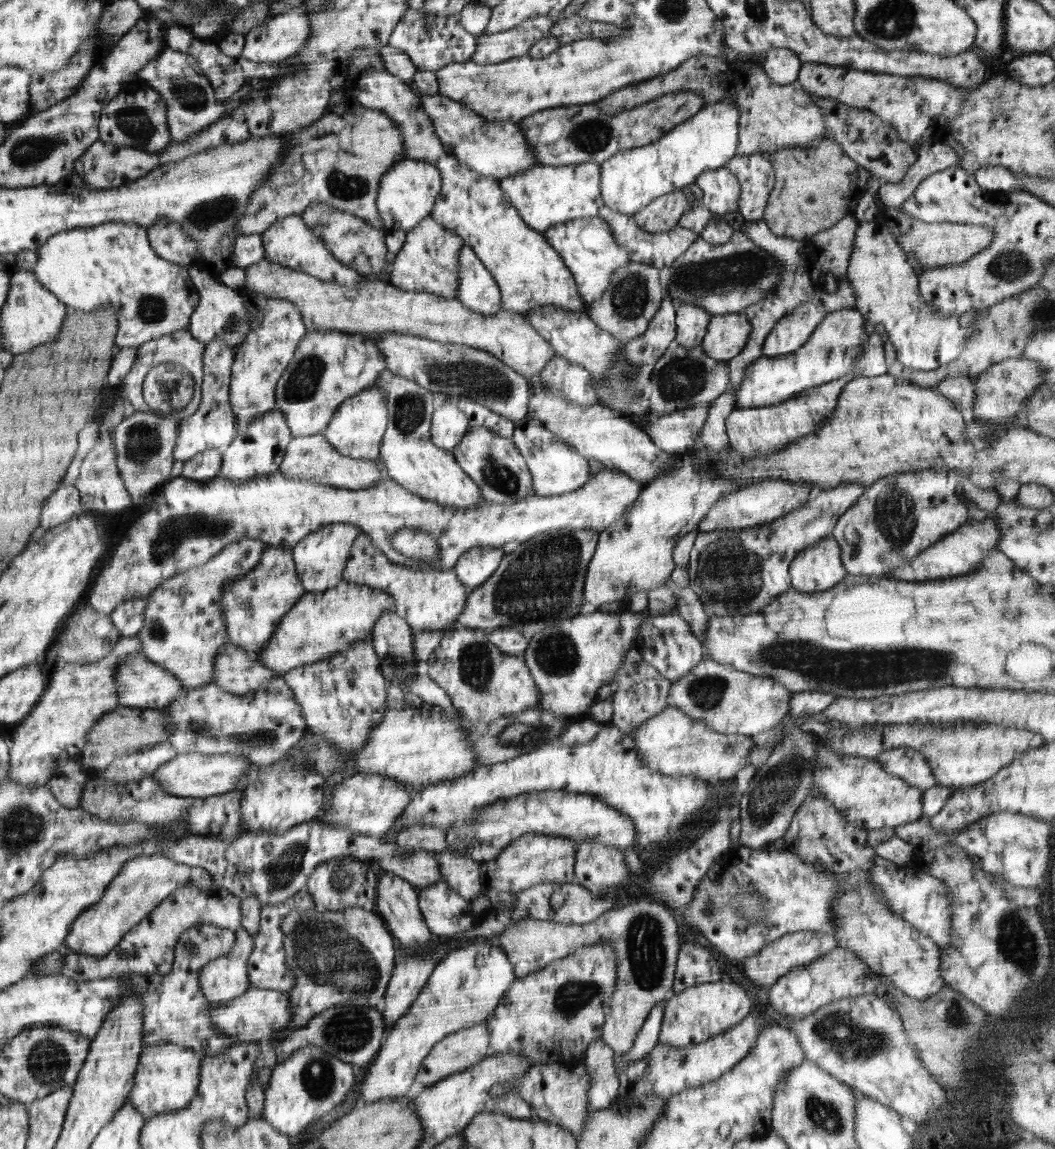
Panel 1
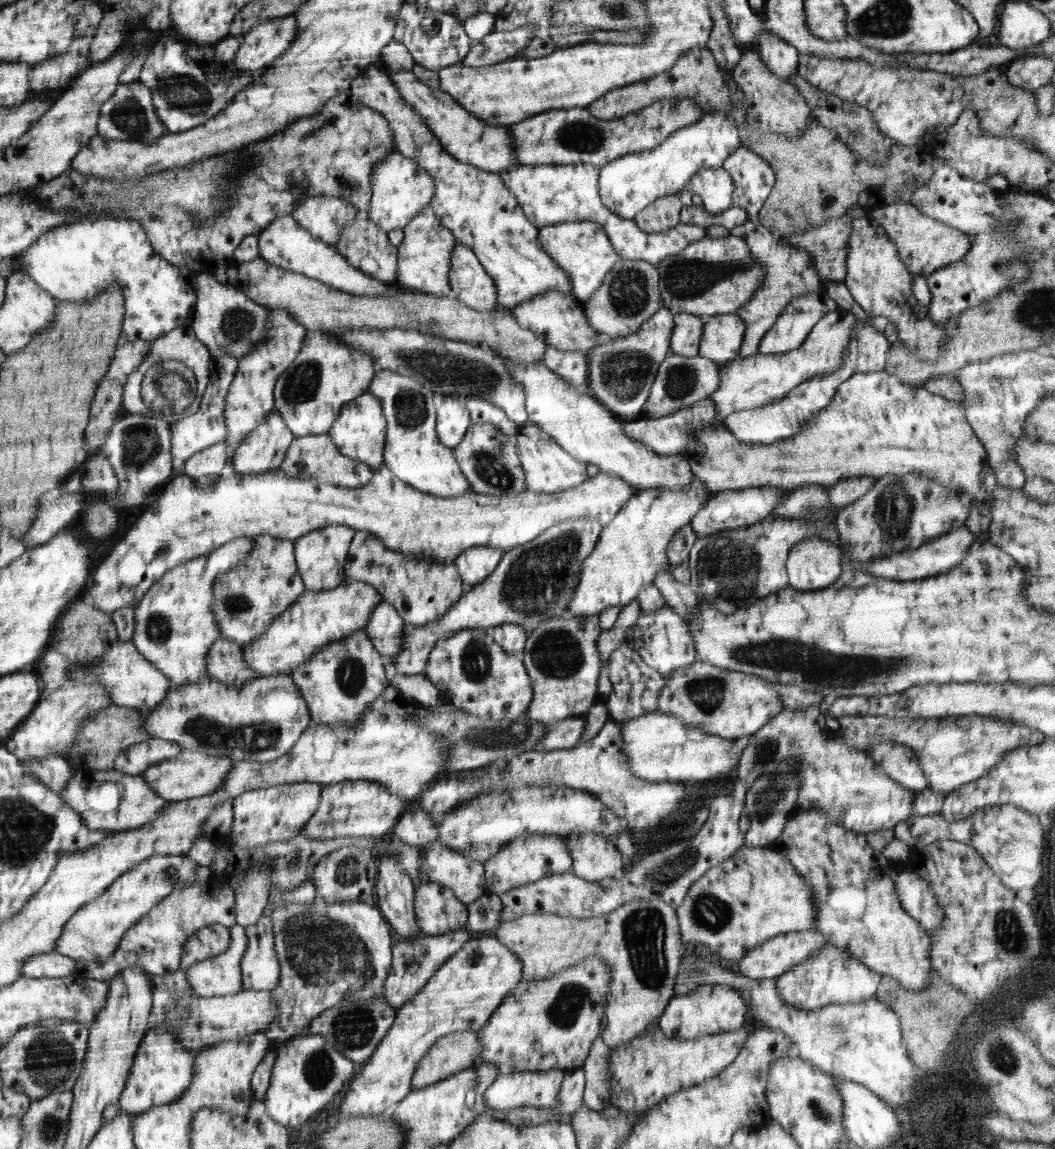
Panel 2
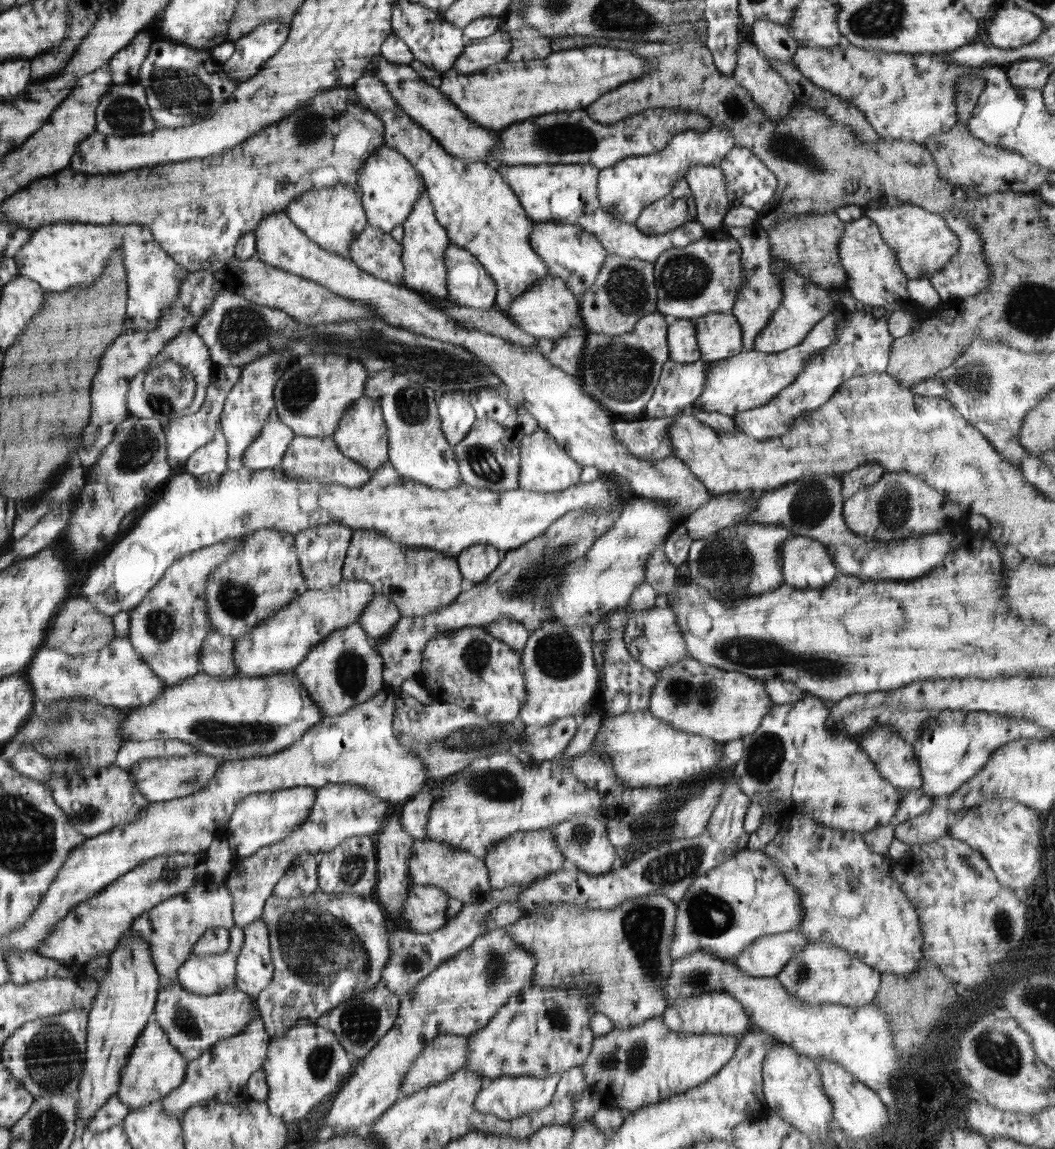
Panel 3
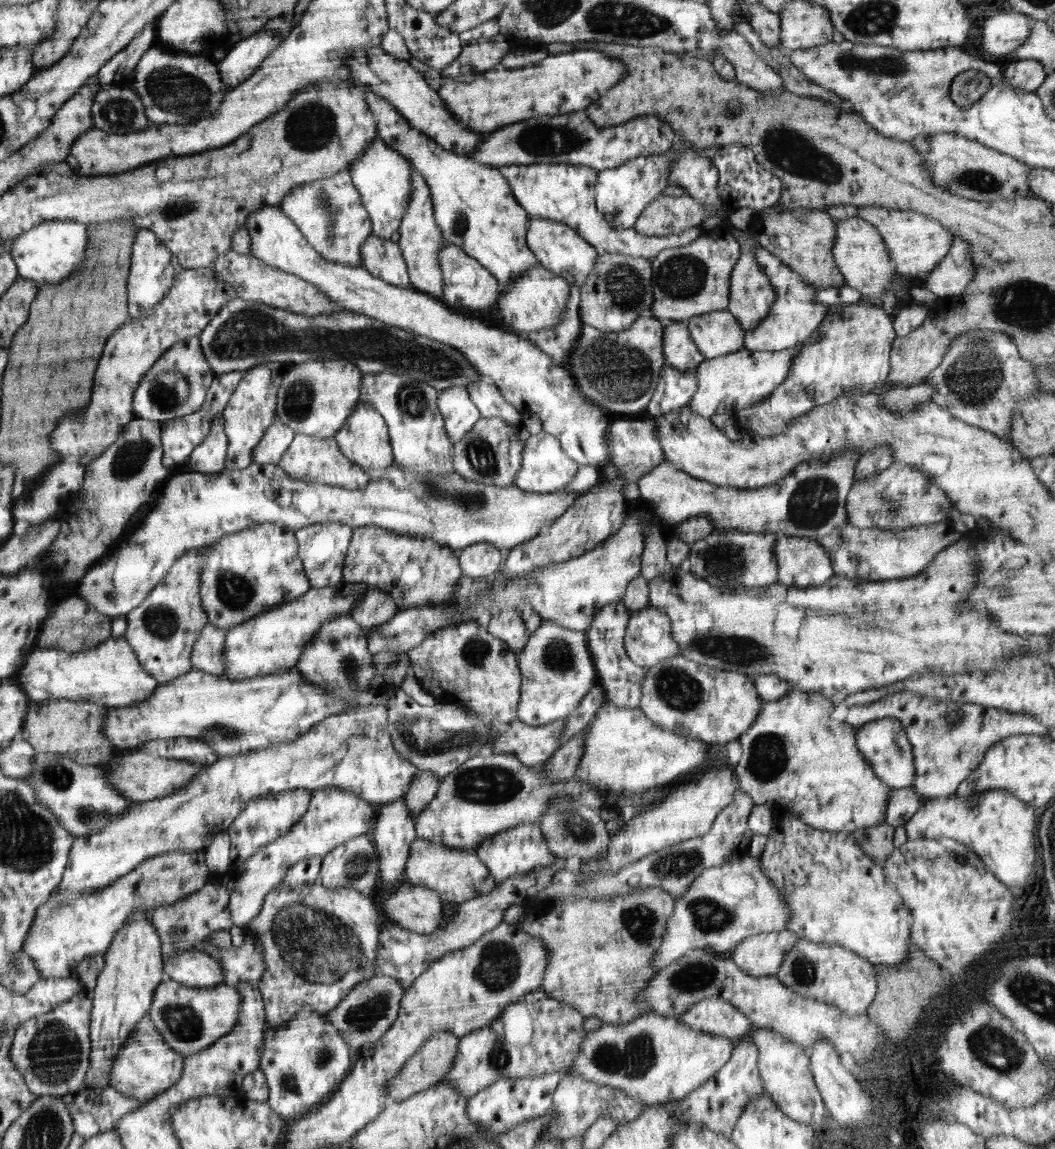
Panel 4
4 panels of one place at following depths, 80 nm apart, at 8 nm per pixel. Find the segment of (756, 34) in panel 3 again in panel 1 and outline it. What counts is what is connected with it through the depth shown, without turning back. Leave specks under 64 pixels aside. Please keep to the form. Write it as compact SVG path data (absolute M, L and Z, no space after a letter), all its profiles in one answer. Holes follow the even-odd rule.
M770 48L759 63L773 84L795 83L800 67L799 59L794 52L786 48Z

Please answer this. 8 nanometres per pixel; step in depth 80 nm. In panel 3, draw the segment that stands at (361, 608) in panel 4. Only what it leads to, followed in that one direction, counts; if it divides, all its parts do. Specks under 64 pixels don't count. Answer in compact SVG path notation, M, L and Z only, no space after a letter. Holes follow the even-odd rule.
M375 593L359 615L357 622L369 641L375 643L391 633L392 627L400 617L397 607L388 598Z

